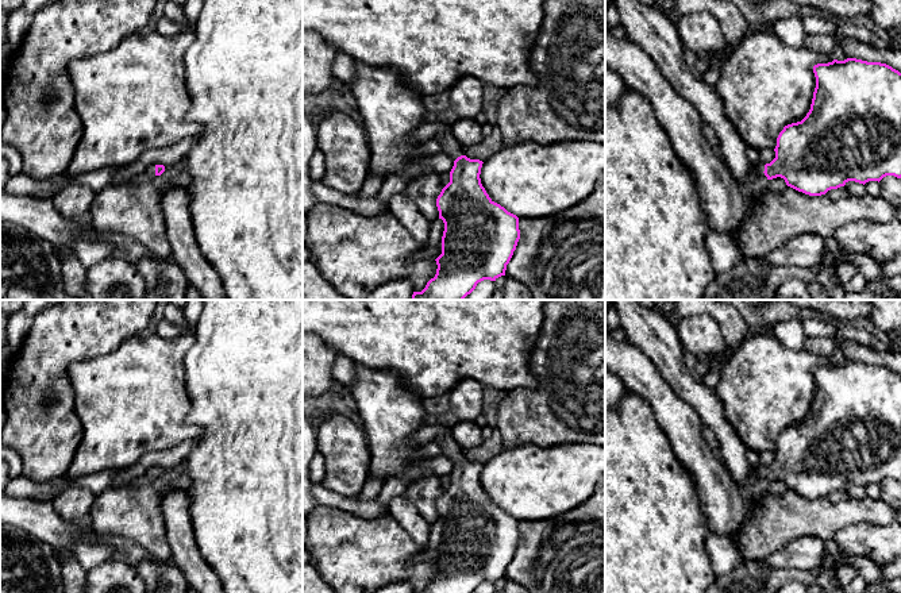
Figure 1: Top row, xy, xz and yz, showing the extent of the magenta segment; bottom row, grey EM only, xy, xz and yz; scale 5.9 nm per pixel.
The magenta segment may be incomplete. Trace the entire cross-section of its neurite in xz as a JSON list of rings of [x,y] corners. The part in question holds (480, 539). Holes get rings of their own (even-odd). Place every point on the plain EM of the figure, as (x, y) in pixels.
[[[450,430],[435,440],[440,443],[443,455],[455,463],[450,485],[436,501],[439,521],[444,525],[442,557],[435,562],[435,579],[423,593],[474,593],[484,582],[496,584],[505,578],[507,567],[520,542],[519,520],[489,500],[480,481],[484,465],[463,457],[462,447],[454,440]]]

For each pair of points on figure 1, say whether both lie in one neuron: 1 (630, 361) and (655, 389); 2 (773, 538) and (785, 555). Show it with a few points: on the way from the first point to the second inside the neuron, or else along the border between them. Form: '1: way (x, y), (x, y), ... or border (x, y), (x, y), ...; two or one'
1: way (634, 368), (649, 382); one
2: border (811, 535), (803, 535), (788, 542), (765, 559); two

